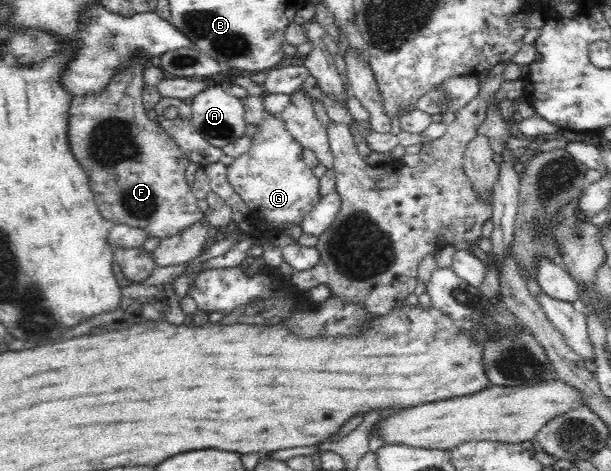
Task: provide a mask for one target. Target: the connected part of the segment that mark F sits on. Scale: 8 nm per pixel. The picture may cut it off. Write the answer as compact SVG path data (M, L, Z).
M138 52L133 59L133 66L115 73L108 82L107 88L100 93L88 93L75 97L70 106L68 117L68 144L70 151L89 177L89 184L95 197L99 212L106 221L118 225L139 227L149 233L149 237L166 239L172 237L200 219L204 219L204 212L198 208L198 198L186 182L186 167L188 158L182 153L170 134L158 124L158 119L149 119L144 110L143 89L144 69L150 67L152 56Z

